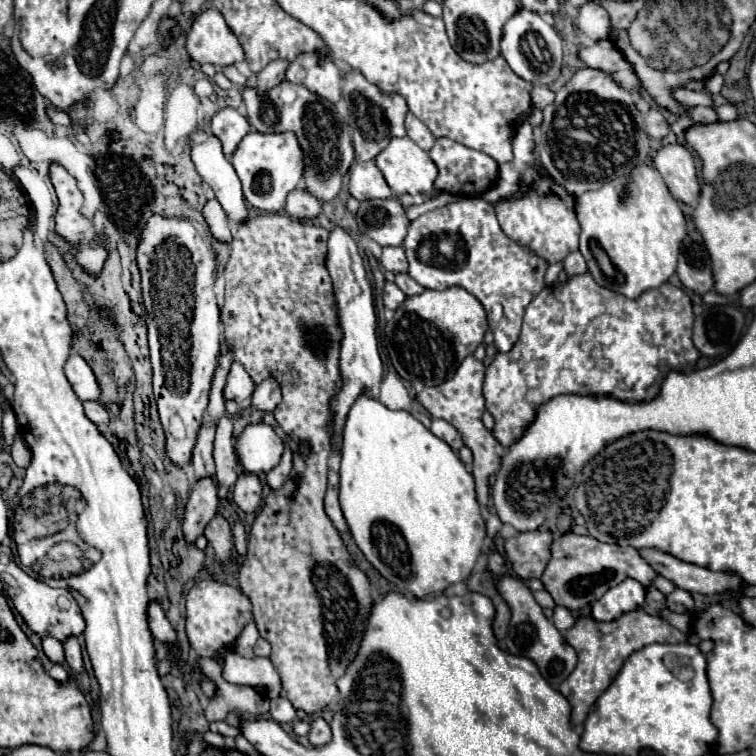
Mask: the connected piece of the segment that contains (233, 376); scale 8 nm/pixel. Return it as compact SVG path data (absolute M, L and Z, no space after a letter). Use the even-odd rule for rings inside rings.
M233 362L227 374L227 382L223 388L223 396L225 400L233 400L237 404L243 404L251 398L255 390L255 384L251 380L251 376L245 372L245 368L239 362Z

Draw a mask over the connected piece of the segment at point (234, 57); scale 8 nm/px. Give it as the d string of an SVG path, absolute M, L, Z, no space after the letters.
M207 8L207 10L199 12L199 16L195 18L195 22L193 22L193 26L187 34L187 52L195 62L199 62L199 64L209 62L217 68L223 68L225 64L235 64L235 62L245 58L237 36L231 32L231 28L227 26L223 14L217 8Z

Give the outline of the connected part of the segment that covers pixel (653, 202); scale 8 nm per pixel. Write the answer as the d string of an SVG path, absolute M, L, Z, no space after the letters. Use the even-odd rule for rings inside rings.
M643 164L639 168L633 168L631 174L625 178L605 182L599 190L591 190L591 192L585 192L579 197L573 197L575 198L575 212L581 227L579 252L583 254L587 268L599 286L605 286L617 294L623 294L623 296L635 300L643 292L659 288L675 274L677 256L679 256L679 242L685 238L687 226L685 226L685 218L683 218L683 212L681 212L677 200L669 194L661 174L655 168L649 168ZM597 246L611 260L613 272L609 276L601 270L601 266L597 262L597 256L595 256Z

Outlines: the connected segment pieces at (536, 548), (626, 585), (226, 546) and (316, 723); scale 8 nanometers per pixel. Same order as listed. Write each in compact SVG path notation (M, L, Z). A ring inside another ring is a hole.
M551 530L521 532L513 538L505 538L505 554L513 566L513 572L521 580L541 578L547 562L551 560L551 544L555 536Z
M625 580L617 588L605 592L601 600L591 606L591 618L597 622L611 622L639 608L645 600L645 588L637 580Z
M215 516L207 528L205 528L205 538L207 542L215 548L217 560L221 564L227 564L229 556L231 556L231 548L233 548L233 534L231 534L231 526L223 516Z
M315 718L311 722L311 730L309 730L309 742L311 746L325 746L331 740L331 728L323 718Z

